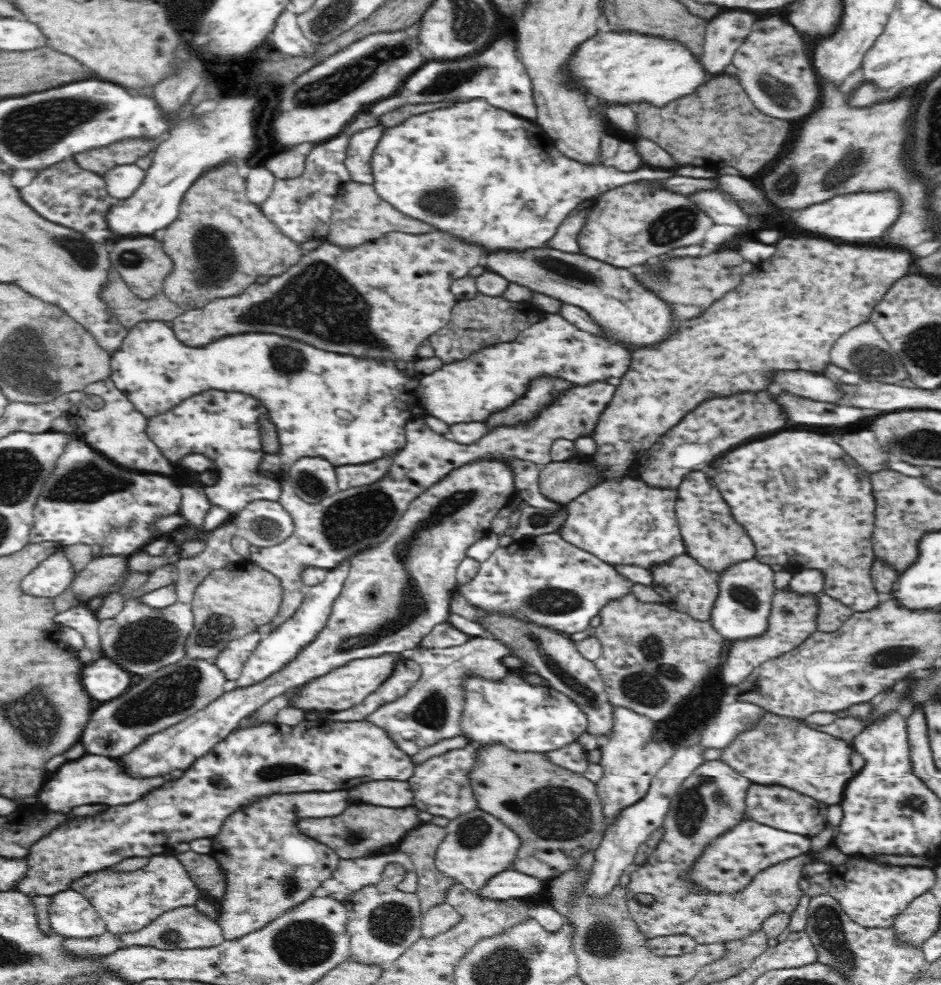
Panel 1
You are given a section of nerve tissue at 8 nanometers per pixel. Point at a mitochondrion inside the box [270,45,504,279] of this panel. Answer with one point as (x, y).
(449, 81)

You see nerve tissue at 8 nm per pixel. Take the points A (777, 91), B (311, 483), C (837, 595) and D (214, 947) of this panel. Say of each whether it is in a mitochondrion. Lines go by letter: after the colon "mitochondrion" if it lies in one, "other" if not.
A: mitochondrion
B: mitochondrion
C: other
D: other

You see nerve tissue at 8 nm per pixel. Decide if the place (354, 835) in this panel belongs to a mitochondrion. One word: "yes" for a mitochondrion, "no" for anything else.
yes

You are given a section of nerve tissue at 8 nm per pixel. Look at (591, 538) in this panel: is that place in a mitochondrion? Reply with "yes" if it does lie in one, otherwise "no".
no

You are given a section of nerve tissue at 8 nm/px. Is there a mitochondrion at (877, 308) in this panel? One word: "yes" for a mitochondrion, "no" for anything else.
no

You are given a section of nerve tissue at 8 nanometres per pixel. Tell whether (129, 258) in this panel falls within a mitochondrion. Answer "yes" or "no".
yes

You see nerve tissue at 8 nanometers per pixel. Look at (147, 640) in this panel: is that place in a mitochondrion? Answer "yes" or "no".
yes

